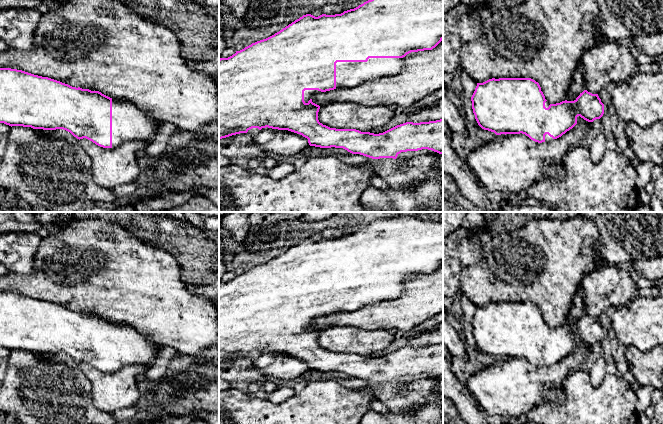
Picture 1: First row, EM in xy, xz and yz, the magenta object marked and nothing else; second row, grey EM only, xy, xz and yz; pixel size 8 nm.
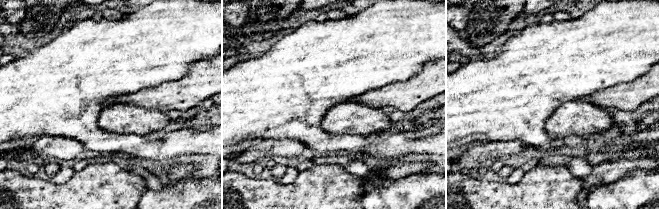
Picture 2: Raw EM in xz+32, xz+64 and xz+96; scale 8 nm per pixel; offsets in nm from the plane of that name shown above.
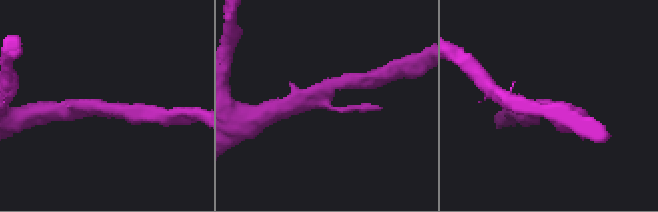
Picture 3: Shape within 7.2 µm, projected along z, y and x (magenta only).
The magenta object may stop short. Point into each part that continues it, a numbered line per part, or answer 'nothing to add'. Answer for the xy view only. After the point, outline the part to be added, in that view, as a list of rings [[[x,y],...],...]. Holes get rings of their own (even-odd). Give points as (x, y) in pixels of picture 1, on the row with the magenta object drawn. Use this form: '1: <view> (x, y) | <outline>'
1: xy (129, 123) | [[[112,99],[112,148],[129,141],[154,140],[160,122],[131,101]]]

